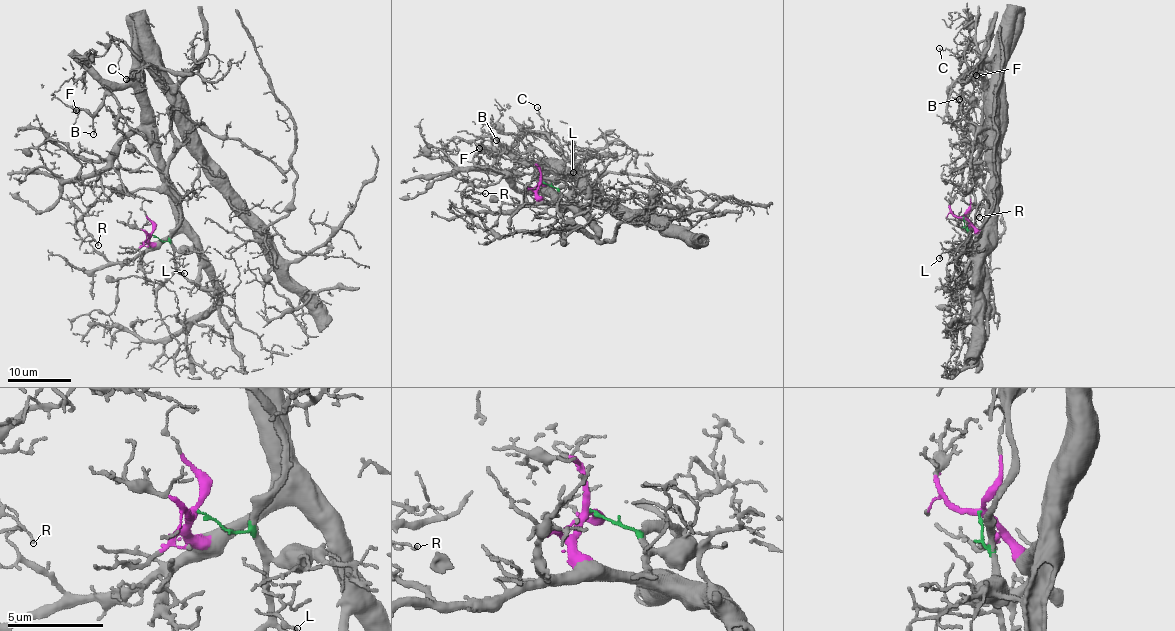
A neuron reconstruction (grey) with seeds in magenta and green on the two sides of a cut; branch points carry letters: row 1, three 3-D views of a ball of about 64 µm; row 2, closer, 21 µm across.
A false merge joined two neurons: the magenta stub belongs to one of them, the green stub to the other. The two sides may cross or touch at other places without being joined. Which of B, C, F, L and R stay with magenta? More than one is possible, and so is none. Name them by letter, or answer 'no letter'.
B, F

